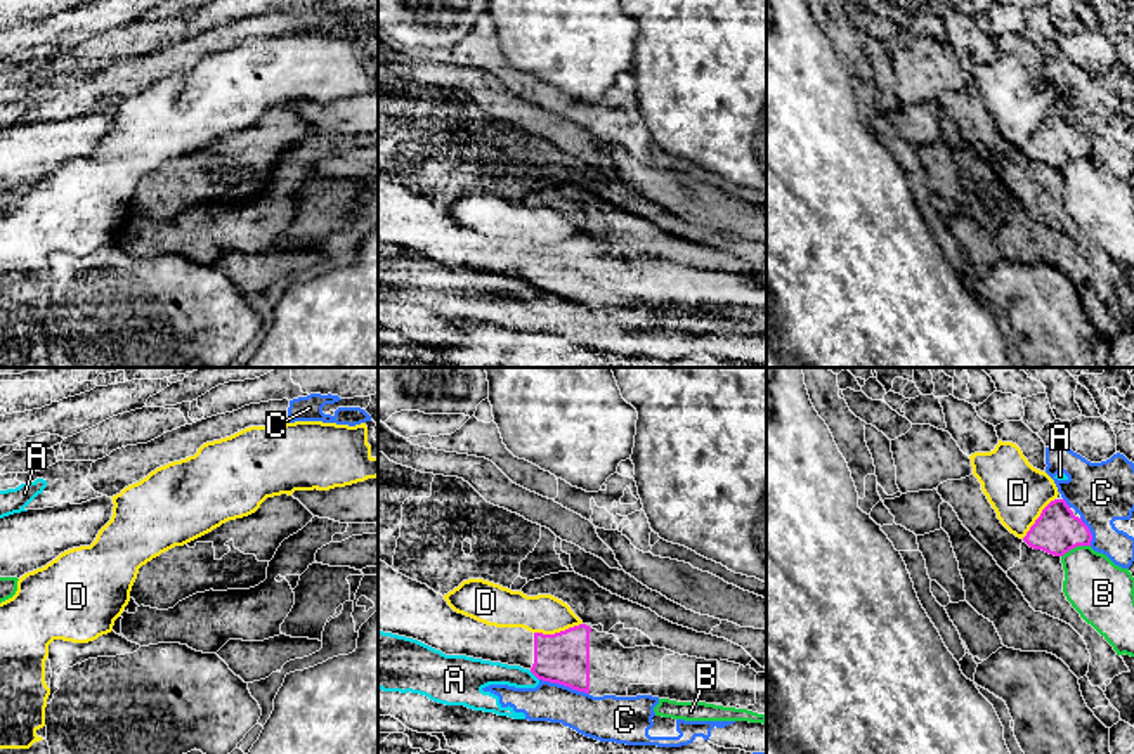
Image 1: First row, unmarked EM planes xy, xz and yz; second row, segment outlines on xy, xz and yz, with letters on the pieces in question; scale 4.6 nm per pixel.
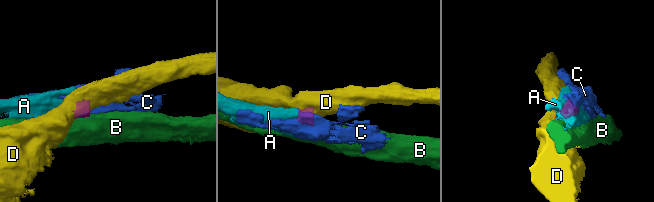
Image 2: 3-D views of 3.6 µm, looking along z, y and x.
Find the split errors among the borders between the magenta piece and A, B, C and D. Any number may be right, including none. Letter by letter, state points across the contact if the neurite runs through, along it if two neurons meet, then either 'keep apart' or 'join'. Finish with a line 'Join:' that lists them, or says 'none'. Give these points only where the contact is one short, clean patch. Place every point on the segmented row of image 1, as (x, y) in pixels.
A: border along xz (529, 671), (538, 680); keep apart
B: border along yz (1089, 545), (1070, 548), (1062, 557); keep apart
C: border along xz (540, 678), (588, 694); keep apart
D: border along xz (581, 623), (553, 633), (534, 633); keep apart
Join: none

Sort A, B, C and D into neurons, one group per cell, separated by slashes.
A C / B / D

